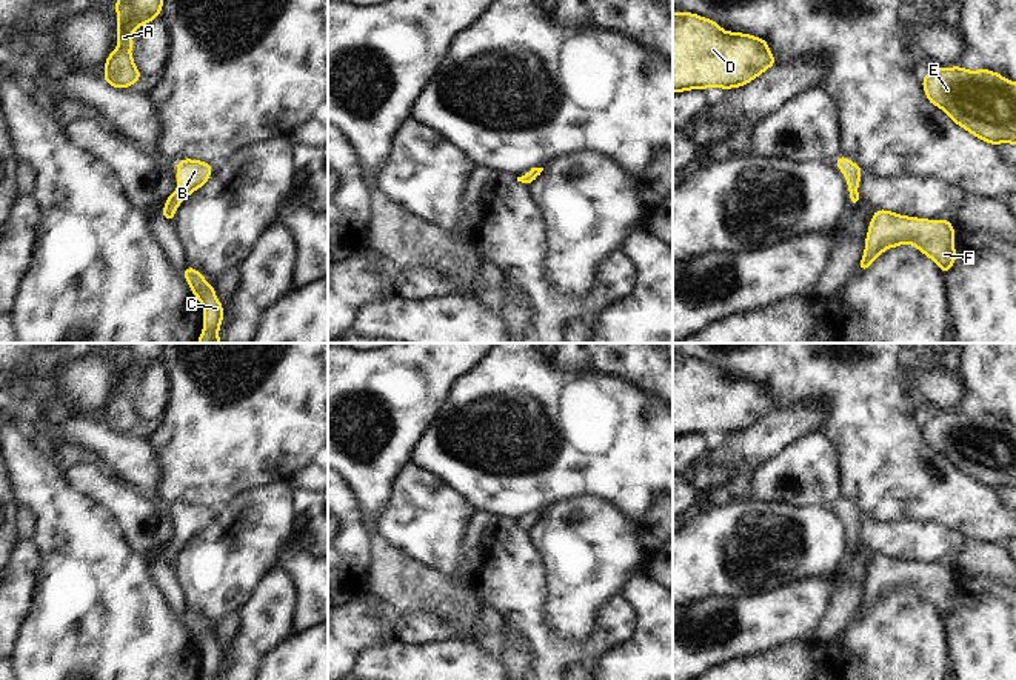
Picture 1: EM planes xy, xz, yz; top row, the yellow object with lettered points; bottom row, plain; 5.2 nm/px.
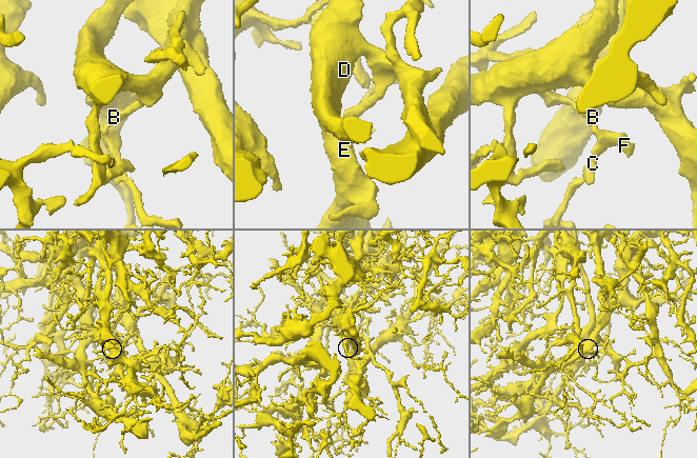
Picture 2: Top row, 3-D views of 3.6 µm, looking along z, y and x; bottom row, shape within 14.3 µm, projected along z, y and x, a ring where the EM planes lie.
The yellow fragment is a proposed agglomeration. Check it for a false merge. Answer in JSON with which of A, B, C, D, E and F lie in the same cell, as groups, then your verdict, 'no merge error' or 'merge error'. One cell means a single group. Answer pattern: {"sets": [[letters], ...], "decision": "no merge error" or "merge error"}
{"sets": [["A", "B", "C", "D", "E", "F"]], "decision": "no merge error"}

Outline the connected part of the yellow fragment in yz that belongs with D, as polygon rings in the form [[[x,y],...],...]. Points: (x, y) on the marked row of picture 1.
[[[673,11],[673,92],[740,88],[777,65],[765,38],[724,31],[717,22],[694,12]]]

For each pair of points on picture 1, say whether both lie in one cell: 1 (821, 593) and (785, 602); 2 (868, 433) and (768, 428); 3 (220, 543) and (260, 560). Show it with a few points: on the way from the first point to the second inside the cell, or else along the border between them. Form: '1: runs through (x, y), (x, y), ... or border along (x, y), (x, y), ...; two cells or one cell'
1: runs through (812, 597), (807, 602), (795, 602); one cell
2: border along (796, 403), (818, 400), (822, 405), (821, 433); two cells
3: runs through (230, 548), (248, 548), (251, 551); one cell

